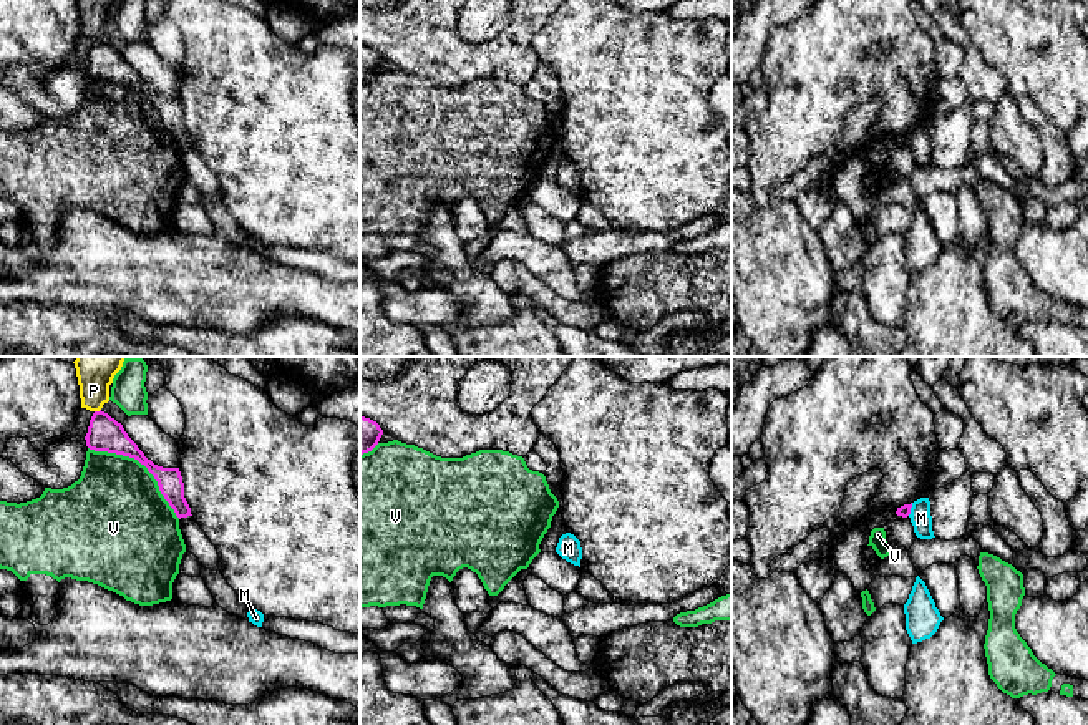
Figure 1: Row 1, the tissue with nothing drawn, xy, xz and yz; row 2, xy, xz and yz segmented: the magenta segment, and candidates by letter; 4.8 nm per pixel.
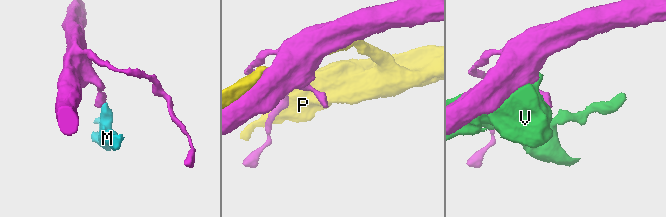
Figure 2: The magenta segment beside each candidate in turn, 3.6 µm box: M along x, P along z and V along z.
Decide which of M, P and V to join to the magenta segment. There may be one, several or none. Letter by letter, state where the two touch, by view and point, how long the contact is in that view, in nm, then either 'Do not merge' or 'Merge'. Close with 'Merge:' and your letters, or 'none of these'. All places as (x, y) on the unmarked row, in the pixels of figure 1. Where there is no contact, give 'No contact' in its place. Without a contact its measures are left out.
M: Touches magenta at yz (909, 138). Shared border 70 nm. Do not merge
P: Touches magenta at xy (97, 40). Shared border 40 nm. Do not merge
V: Touches magenta at xy (143, 92). Shared border 550 nm. Do not merge
Merge: none of these

